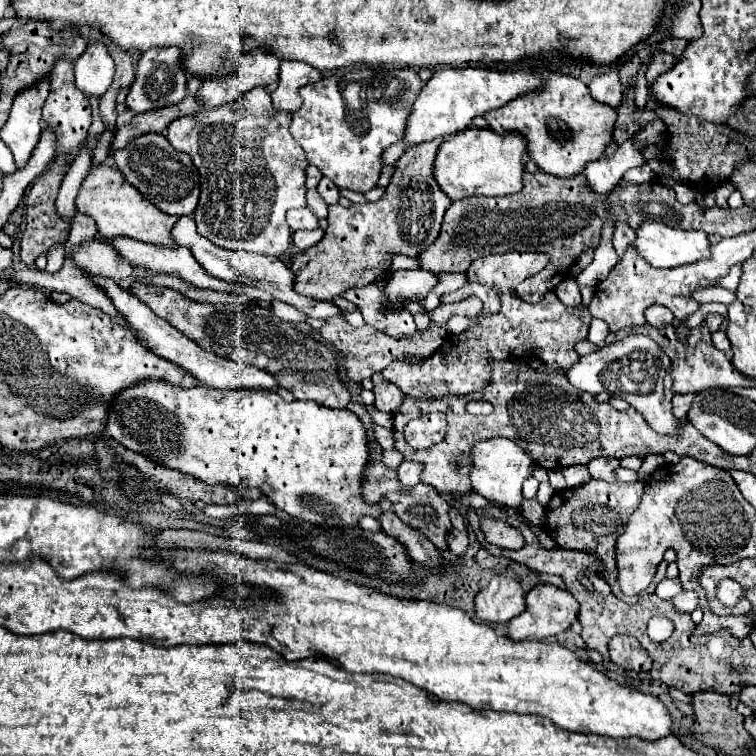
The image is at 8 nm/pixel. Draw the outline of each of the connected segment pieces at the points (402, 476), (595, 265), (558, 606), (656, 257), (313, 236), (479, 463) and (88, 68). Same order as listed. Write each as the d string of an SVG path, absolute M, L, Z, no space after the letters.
M402 462L398 466L398 482L404 488L412 488L420 482L420 468L422 464L414 464L414 462Z
M608 220L608 222L602 226L602 240L600 240L600 246L596 248L596 252L594 252L592 264L590 264L588 268L584 268L584 270L576 276L576 282L578 282L578 284L596 286L596 284L602 282L604 278L608 278L610 270L616 266L618 256L616 256L614 246L612 246L612 232L614 232L614 224L612 224L612 220Z
M538 584L526 594L526 610L508 622L508 636L516 642L522 640L546 640L570 628L578 614L578 602L568 590L560 590L550 584Z
M646 220L636 230L636 240L632 242L632 248L654 268L674 268L682 264L692 264L698 260L704 260L708 254L708 236L698 230L680 230L680 228L668 228L662 222Z
M321 228L314 230L299 230L294 232L294 246L296 250L306 250L308 246L314 246L318 240L321 240L325 232Z
M492 438L492 440L480 440L472 446L472 490L476 494L482 494L488 500L496 500L500 504L508 504L512 508L518 508L522 502L522 482L532 476L536 464L532 458L522 452L512 440L506 438Z
M92 42L86 52L76 60L76 86L86 96L102 96L114 76L114 62L106 50L106 44Z

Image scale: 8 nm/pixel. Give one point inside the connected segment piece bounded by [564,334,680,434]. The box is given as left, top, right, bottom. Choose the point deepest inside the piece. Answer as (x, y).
(638, 357)

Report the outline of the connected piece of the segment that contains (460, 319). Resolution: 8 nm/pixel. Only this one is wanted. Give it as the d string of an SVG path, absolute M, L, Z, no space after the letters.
M453 316L446 325L448 334L457 336L474 326L475 320L464 316Z

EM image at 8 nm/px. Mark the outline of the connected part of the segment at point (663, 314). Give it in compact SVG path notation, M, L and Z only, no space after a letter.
M650 306L650 308L646 310L646 320L648 320L650 326L662 328L662 326L672 324L674 316L672 316L672 312L670 312L666 306Z

